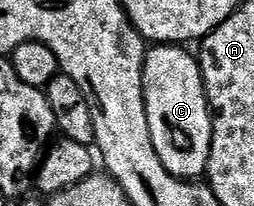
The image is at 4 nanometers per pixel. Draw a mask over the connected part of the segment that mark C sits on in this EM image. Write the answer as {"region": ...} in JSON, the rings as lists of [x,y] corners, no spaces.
{"region":[[[157,44],[147,49],[144,58],[144,105],[152,145],[162,166],[166,166],[166,170],[180,180],[195,181],[203,177],[208,170],[212,141],[212,111],[208,108],[200,61],[188,51],[187,47],[174,44]]]}

